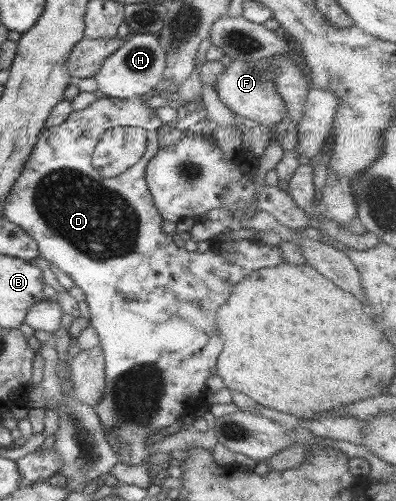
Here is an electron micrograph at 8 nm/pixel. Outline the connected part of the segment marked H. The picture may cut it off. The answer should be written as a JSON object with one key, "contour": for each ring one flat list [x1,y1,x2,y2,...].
{"contour":[[138,33,128,36,125,43,103,62,93,78,98,84,98,91,107,98,141,99,149,96,151,90,162,82,165,70,165,52,159,45,159,39,154,34]]}

